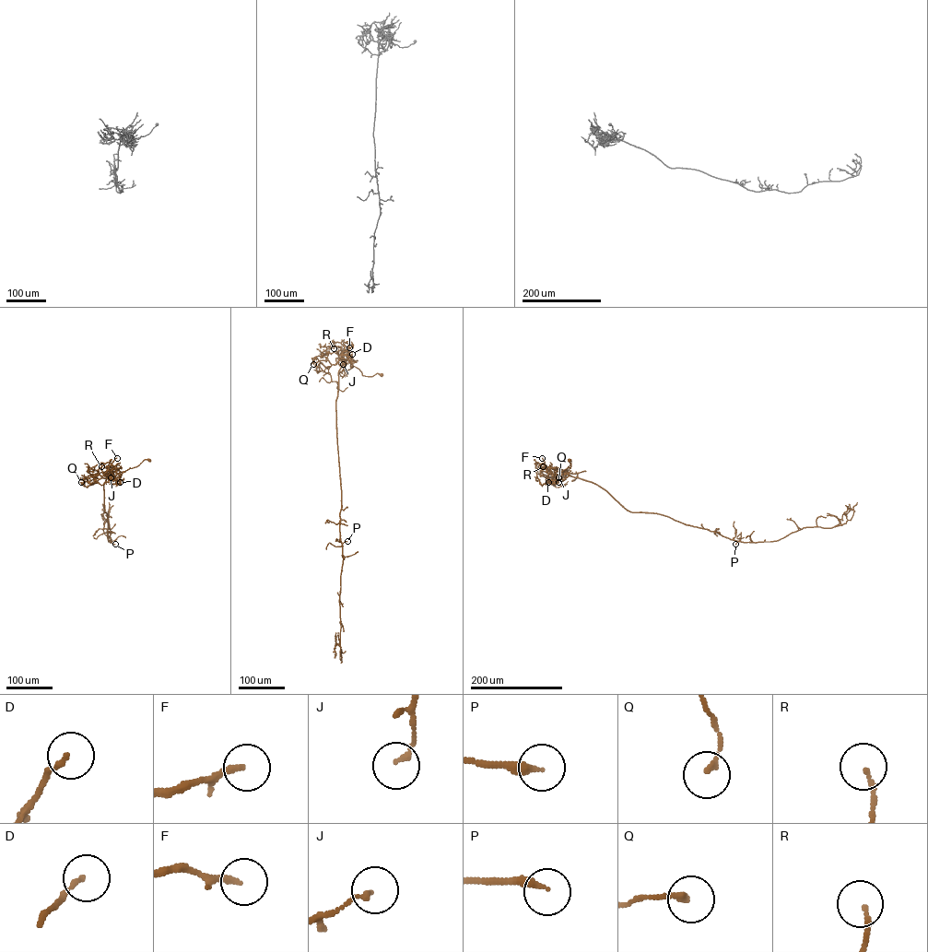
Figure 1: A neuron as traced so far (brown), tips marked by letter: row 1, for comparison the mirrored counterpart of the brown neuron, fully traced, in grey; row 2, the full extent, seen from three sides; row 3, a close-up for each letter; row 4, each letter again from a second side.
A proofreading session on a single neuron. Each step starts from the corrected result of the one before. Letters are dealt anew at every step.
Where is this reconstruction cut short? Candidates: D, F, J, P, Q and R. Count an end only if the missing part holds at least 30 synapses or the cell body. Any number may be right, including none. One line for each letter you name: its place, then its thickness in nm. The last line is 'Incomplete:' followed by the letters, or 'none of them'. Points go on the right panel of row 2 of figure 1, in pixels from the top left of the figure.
F: (542, 458) | 170 nm
Incomplete: F

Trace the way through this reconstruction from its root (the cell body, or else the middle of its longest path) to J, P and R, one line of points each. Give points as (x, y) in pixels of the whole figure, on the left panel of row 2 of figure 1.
J: (149, 460), (145, 459), (123, 471), (113, 468), (108, 476), (111, 477)
P: (149, 460), (123, 471), (112, 468), (106, 473), (103, 490), (107, 537), (115, 544)
R: (149, 460), (145, 459), (123, 471), (109, 465), (103, 475), (101, 466)

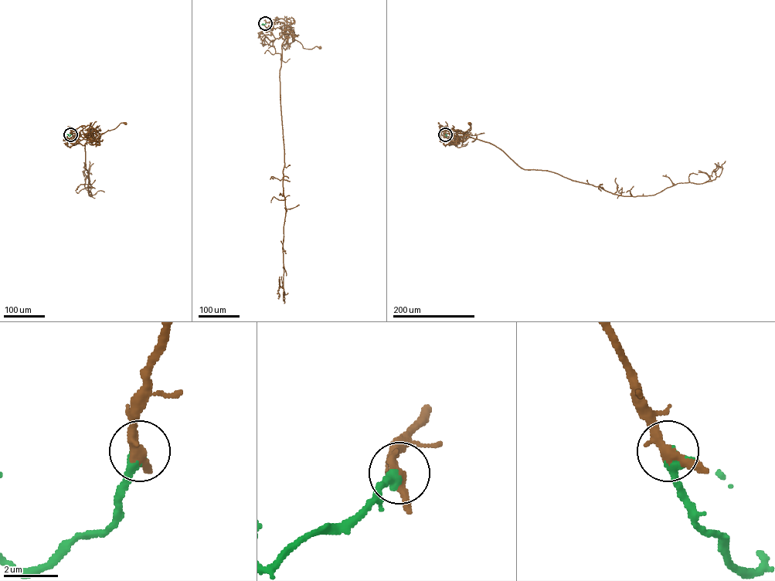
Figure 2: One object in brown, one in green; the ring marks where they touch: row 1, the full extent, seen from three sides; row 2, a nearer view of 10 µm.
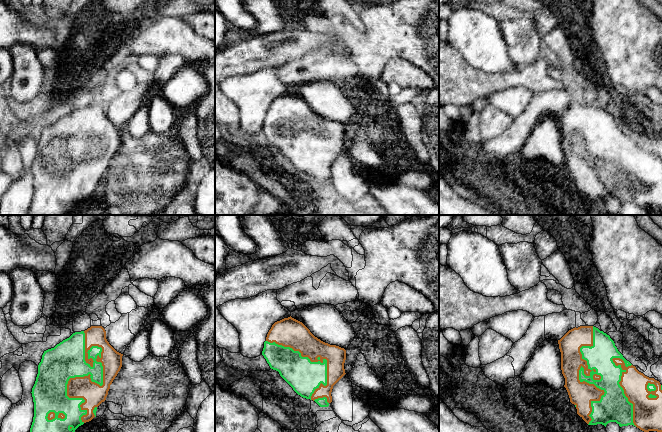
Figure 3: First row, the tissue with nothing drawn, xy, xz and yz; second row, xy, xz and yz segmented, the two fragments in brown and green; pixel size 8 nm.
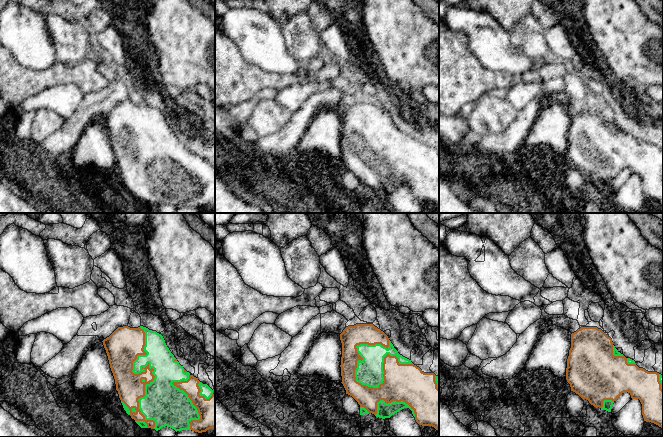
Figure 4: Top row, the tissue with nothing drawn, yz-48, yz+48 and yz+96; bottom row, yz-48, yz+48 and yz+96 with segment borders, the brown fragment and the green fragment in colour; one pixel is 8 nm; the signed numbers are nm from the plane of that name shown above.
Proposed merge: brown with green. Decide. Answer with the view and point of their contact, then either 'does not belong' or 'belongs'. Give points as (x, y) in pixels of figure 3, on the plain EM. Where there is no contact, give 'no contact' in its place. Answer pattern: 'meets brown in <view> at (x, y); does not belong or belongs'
meets brown in xy at (88, 151); belongs

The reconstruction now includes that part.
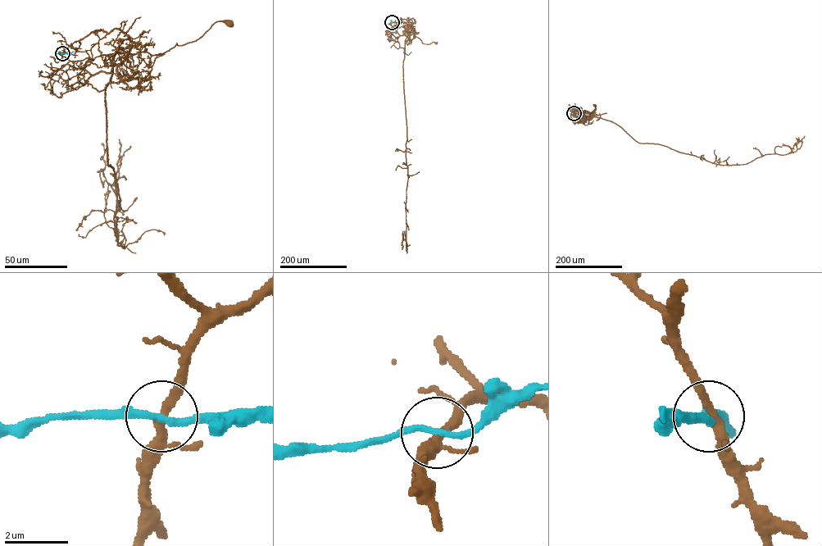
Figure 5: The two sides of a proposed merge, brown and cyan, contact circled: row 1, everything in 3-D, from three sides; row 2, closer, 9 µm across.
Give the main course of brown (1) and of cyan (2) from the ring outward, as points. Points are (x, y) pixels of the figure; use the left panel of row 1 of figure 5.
1: (62, 52), (96, 30), (116, 29), (141, 52), (159, 55), (194, 42), (217, 21), (229, 23)
2: (62, 53), (73, 51)

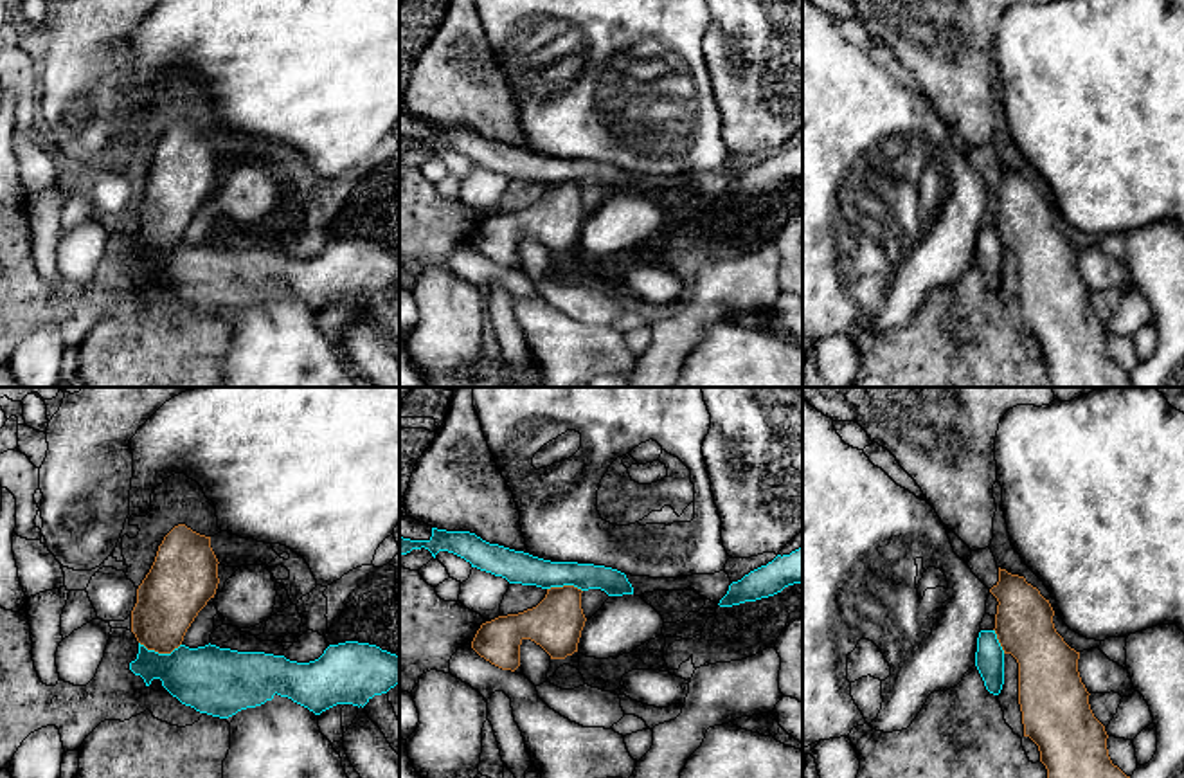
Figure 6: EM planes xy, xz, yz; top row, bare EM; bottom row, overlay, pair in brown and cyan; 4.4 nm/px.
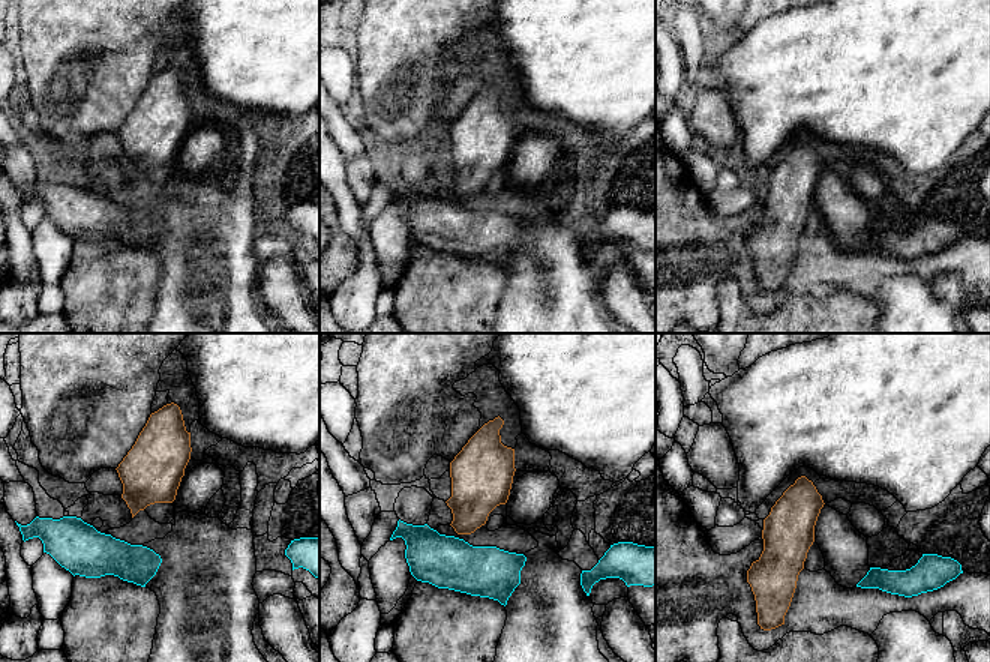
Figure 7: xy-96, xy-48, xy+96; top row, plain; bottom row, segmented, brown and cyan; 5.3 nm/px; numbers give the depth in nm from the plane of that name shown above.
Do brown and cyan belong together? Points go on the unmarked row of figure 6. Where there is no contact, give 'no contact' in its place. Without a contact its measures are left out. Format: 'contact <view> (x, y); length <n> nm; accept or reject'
contact xy (161, 249); length 190 nm; reject

